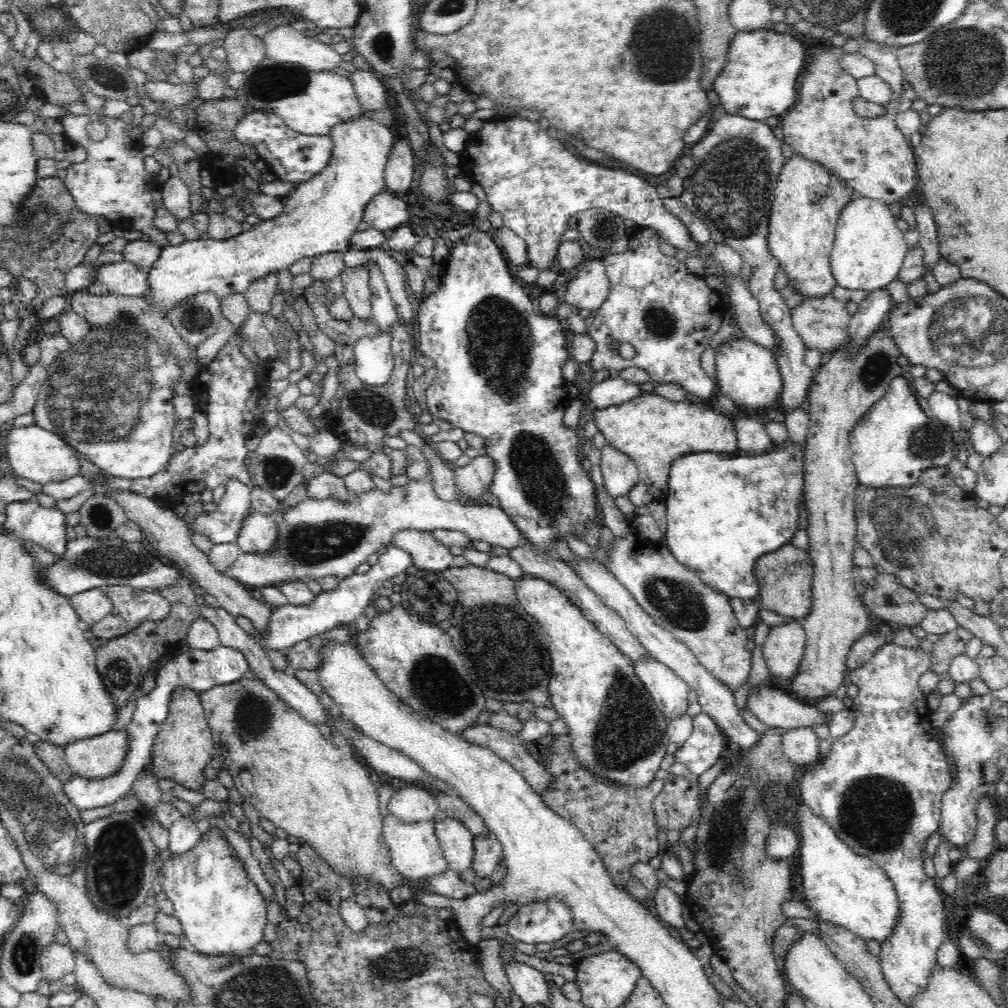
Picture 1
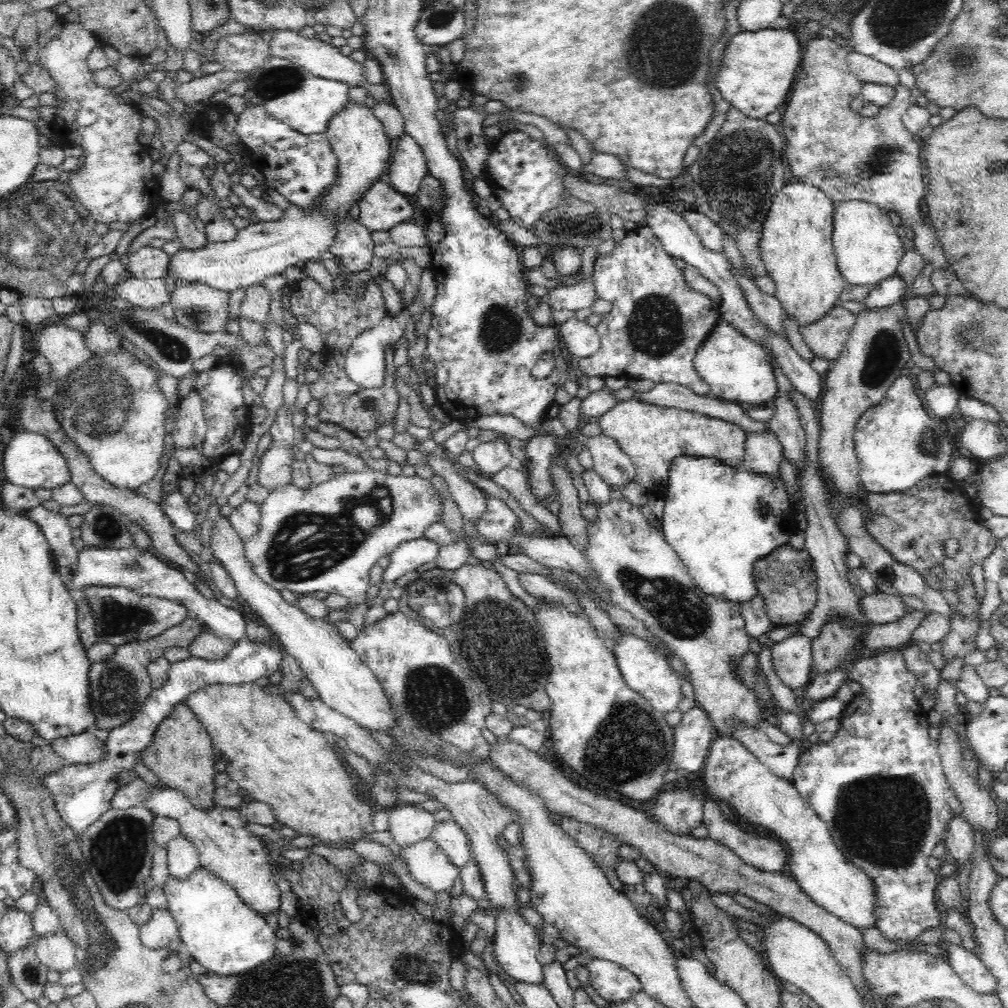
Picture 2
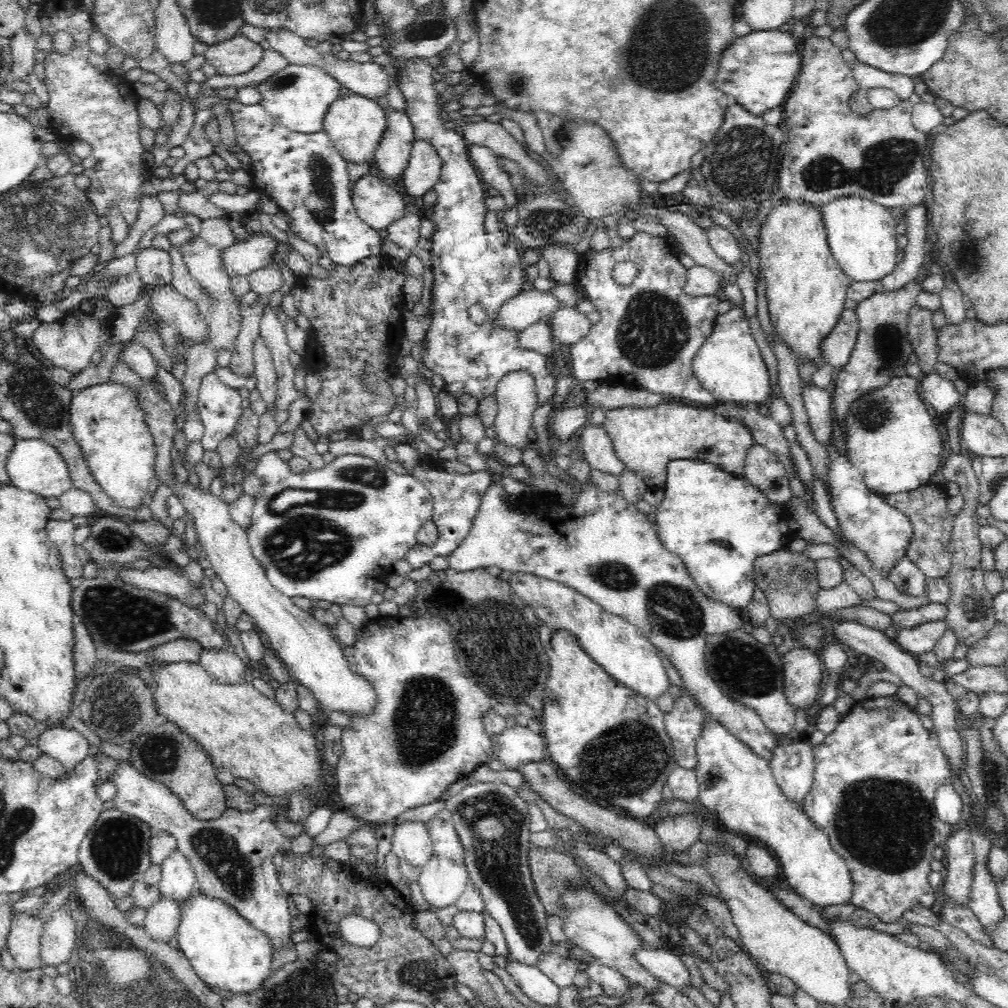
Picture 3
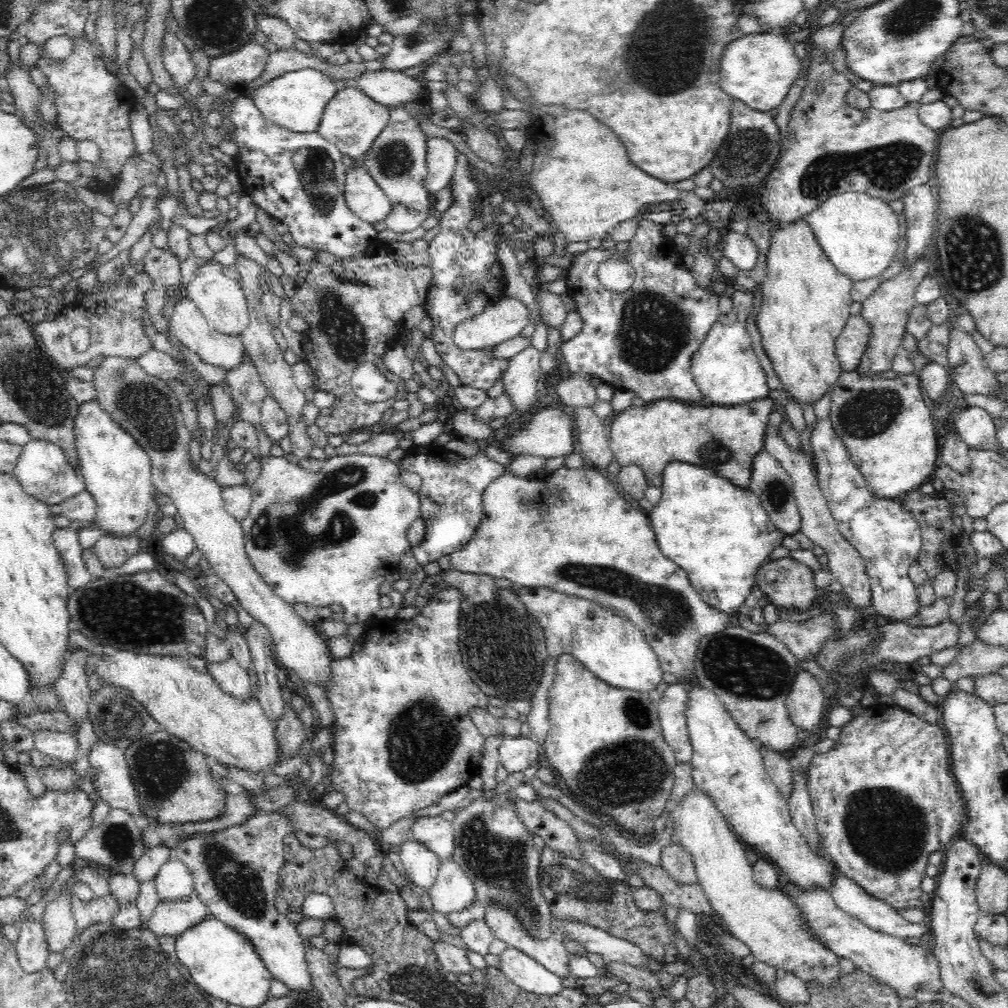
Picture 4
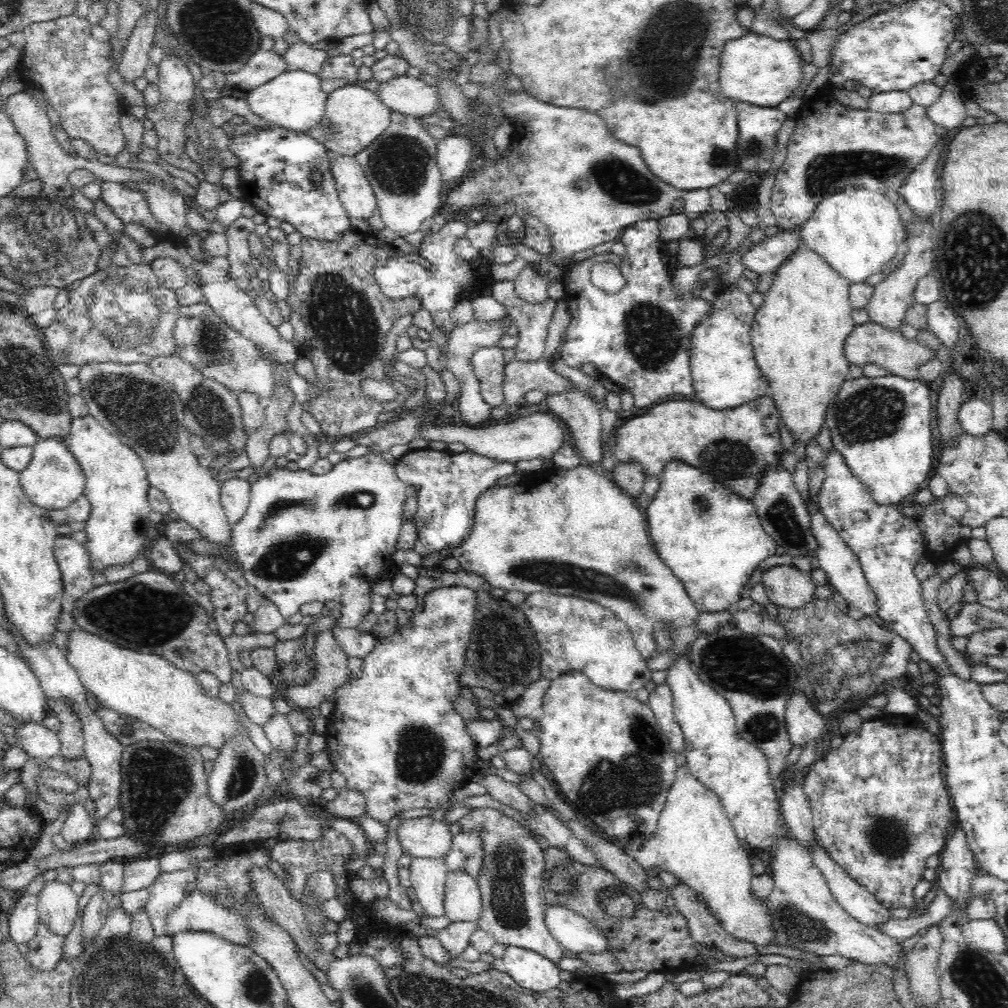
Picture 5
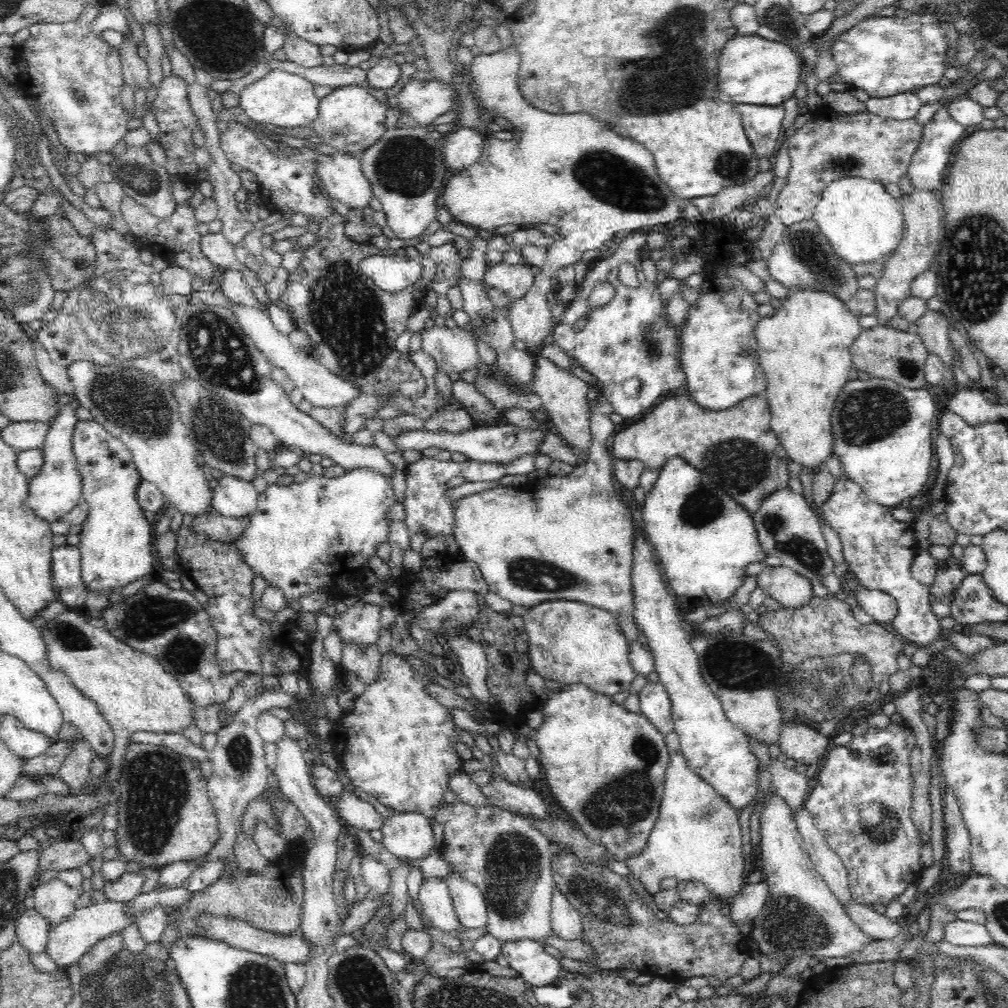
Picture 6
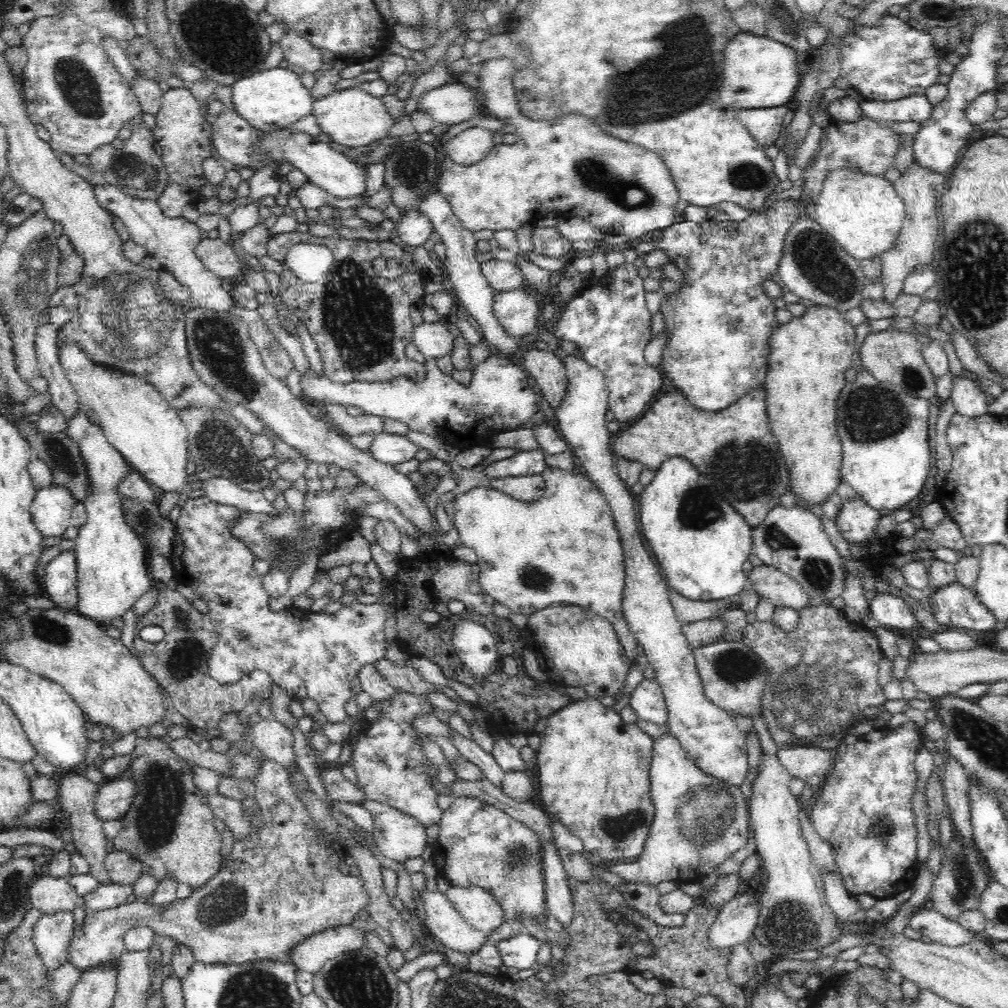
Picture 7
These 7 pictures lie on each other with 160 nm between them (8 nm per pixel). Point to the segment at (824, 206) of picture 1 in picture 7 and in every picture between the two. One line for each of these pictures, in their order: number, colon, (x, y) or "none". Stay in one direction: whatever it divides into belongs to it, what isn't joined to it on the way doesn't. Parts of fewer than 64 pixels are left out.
2: (796, 245)
3: (806, 289)
4: (806, 304)
5: (798, 333)
6: (804, 347)
7: (809, 354)

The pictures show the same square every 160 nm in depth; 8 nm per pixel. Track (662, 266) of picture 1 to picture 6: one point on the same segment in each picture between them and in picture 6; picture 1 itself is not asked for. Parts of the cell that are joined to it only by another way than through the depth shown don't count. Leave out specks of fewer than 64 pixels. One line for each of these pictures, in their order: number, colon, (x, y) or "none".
2: (656, 324)
3: (648, 334)
4: (643, 339)
5: (638, 338)
6: (628, 344)

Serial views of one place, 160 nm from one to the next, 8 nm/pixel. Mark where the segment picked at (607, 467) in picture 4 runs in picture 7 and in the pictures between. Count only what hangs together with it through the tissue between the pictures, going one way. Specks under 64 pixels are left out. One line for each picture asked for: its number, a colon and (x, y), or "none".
5: (580, 412)
6: (563, 394)
7: (547, 370)

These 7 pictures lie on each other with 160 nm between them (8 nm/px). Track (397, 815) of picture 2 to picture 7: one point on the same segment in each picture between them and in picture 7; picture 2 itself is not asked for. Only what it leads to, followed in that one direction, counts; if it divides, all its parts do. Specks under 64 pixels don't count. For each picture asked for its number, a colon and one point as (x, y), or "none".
3: (411, 842)
4: (422, 866)
5: (428, 876)
6: (436, 903)
7: (449, 929)

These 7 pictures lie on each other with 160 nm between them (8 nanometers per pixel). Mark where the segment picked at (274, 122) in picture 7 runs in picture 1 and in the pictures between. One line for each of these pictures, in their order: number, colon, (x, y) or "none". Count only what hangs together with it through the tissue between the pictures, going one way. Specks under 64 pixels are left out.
1: (312, 103)
2: (288, 92)
3: (297, 97)
4: (296, 101)
5: (294, 100)
6: (282, 99)

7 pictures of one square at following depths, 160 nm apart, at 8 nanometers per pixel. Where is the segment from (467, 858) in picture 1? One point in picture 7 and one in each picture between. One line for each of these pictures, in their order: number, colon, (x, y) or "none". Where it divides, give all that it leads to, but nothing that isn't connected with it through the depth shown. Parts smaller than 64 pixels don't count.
2: (448, 835)
3: (446, 844)
4: (436, 834)
5: (423, 837)
6: (406, 835)
7: (398, 836)

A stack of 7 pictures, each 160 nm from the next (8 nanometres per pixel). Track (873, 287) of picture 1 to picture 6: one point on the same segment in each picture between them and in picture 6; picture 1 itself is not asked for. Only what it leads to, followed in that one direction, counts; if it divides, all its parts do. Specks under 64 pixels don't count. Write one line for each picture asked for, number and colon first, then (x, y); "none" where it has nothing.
2: (868, 250)
3: (862, 234)
4: (859, 234)
5: (856, 231)
6: (863, 223)

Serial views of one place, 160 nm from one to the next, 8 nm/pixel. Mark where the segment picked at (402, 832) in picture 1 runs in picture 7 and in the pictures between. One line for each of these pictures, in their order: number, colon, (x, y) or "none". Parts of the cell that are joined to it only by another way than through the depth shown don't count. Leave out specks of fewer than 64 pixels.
2: (425, 861)
3: (442, 882)
4: (453, 890)
5: (462, 894)
6: (472, 911)
7: (477, 907)

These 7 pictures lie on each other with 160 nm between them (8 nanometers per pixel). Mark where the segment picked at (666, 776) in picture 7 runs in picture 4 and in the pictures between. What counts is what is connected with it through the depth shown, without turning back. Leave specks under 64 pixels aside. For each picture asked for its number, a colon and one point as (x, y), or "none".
4: (763, 919)
5: (694, 838)
6: (696, 838)

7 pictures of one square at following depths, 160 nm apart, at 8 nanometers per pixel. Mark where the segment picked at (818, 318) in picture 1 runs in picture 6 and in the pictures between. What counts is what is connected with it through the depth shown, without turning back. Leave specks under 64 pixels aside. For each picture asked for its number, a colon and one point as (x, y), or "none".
2: (826, 338)
3: (838, 346)
4: (852, 342)
5: (870, 343)
6: (884, 352)

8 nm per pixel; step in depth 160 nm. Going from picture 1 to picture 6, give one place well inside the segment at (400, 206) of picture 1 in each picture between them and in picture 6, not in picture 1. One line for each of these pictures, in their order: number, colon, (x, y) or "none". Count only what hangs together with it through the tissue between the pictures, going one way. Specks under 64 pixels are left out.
2: (381, 206)
3: (377, 203)
4: (368, 202)
5: (355, 192)
6: (342, 174)

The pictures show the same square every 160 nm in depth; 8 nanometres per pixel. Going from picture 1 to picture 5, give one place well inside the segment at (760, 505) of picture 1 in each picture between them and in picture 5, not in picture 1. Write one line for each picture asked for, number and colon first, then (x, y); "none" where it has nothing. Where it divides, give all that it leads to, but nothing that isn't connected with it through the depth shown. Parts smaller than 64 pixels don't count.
2: (703, 492)
3: (719, 524)
4: (720, 536)
5: (711, 540)

